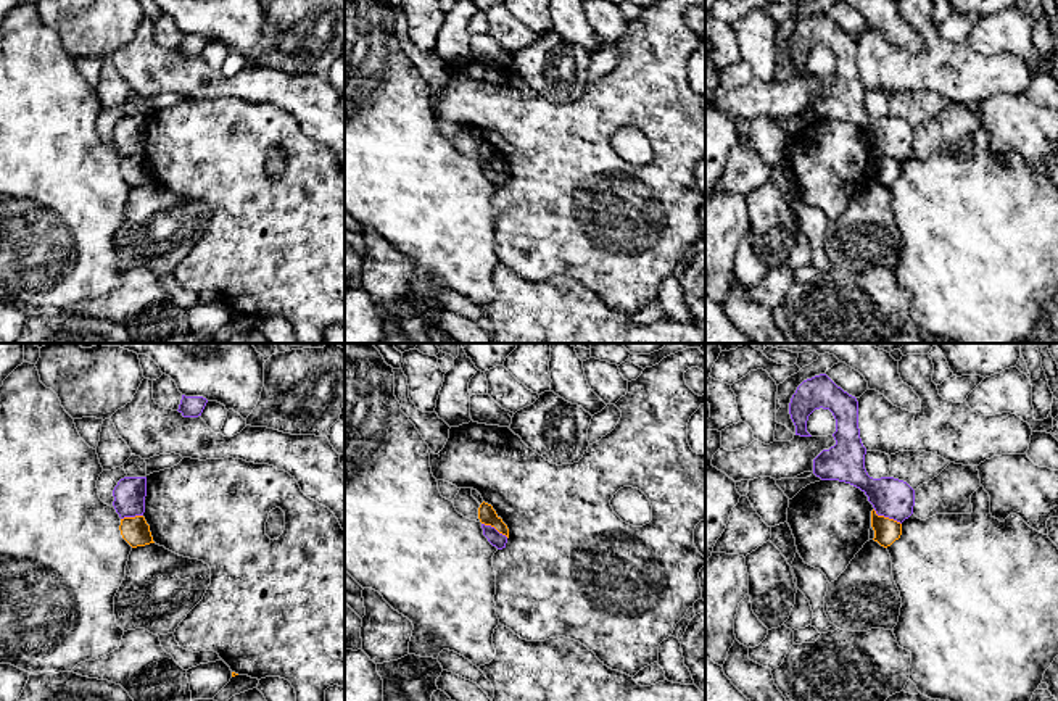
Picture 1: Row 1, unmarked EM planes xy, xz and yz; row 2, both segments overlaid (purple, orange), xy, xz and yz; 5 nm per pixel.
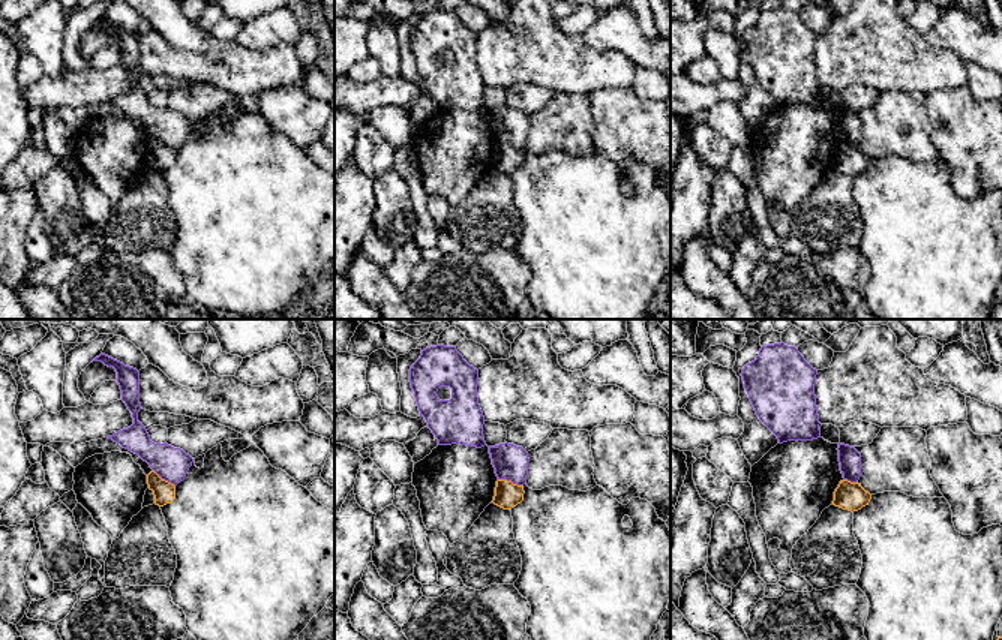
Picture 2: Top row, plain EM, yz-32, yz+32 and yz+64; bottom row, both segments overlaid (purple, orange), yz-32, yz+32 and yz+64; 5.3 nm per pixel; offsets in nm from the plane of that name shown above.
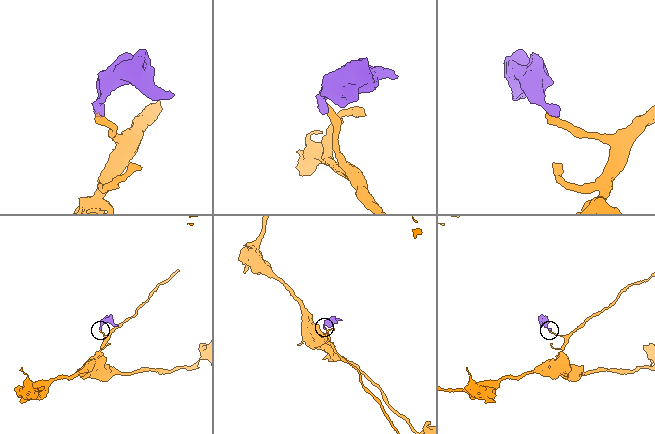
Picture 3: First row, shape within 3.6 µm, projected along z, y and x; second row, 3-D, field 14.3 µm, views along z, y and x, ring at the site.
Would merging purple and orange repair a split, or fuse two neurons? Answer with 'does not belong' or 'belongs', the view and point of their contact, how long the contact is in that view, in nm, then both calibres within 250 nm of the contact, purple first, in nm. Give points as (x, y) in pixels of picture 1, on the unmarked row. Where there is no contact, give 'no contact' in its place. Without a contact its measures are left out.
does not belong | yz (888, 155) | 160 nm | 200/130 nm

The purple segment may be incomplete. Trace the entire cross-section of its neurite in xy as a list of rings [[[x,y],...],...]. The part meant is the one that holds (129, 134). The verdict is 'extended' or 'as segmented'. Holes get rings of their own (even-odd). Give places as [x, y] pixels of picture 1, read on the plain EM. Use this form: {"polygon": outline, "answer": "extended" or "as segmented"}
{"polygon": [[[124,116],[113,129],[113,145],[121,158],[143,155],[147,116]]], "answer": "as segmented"}

